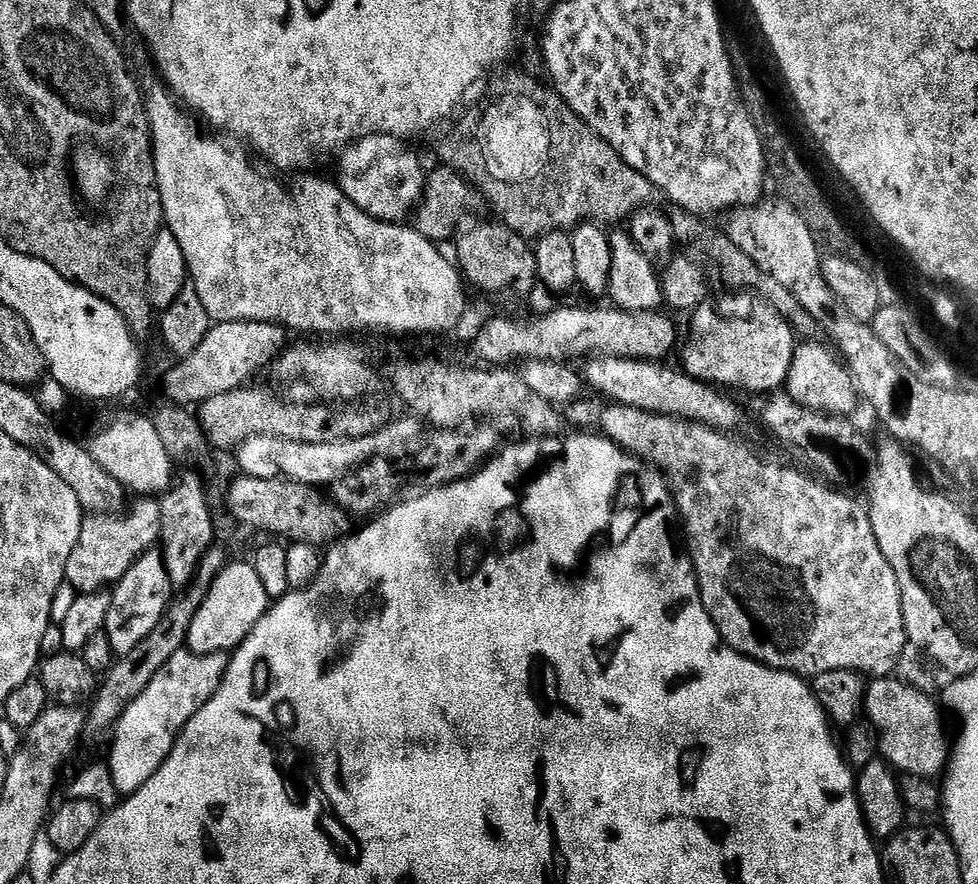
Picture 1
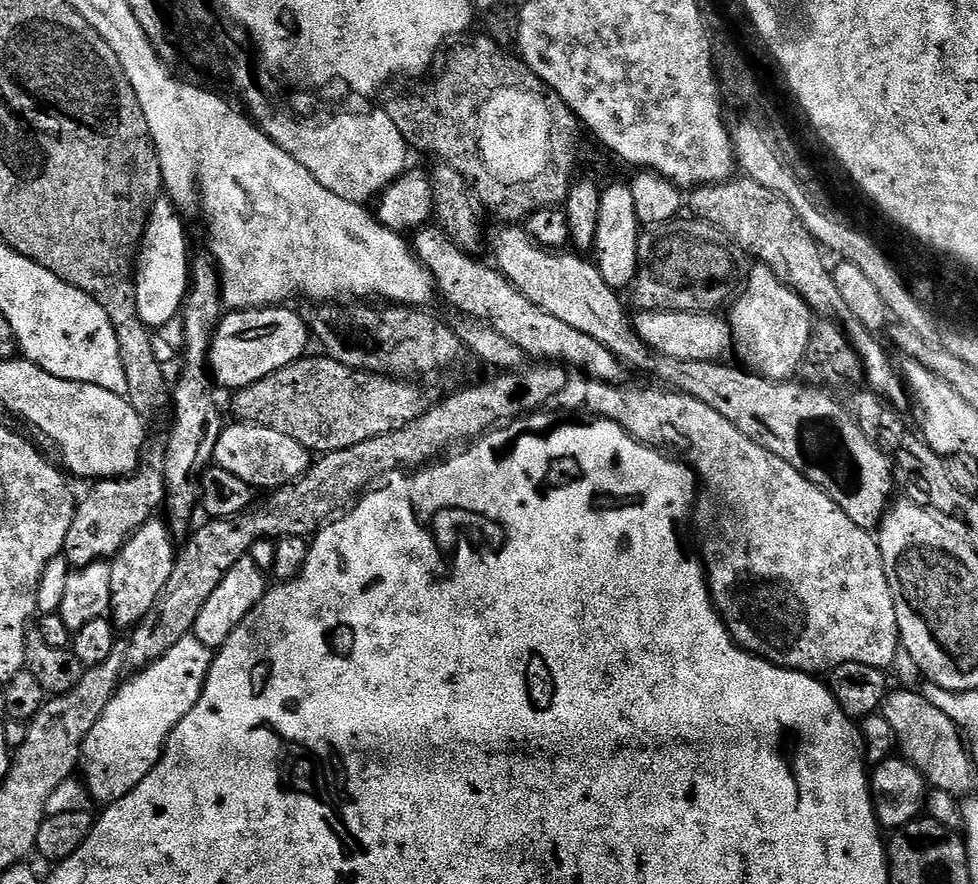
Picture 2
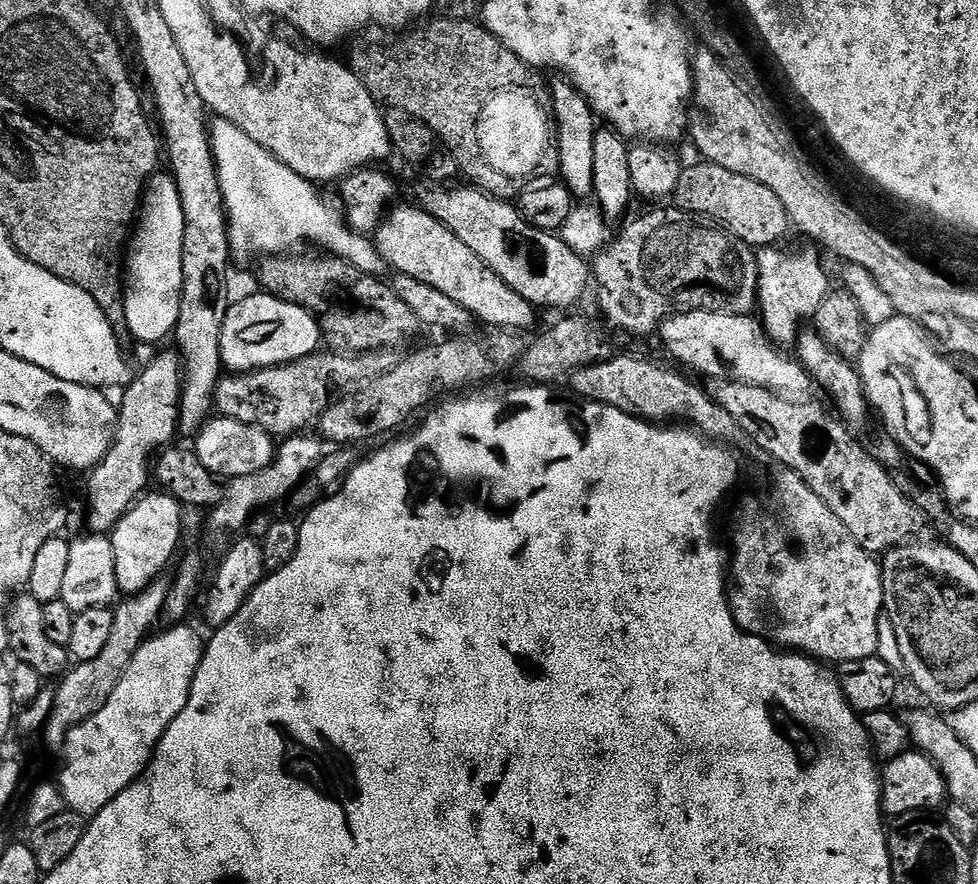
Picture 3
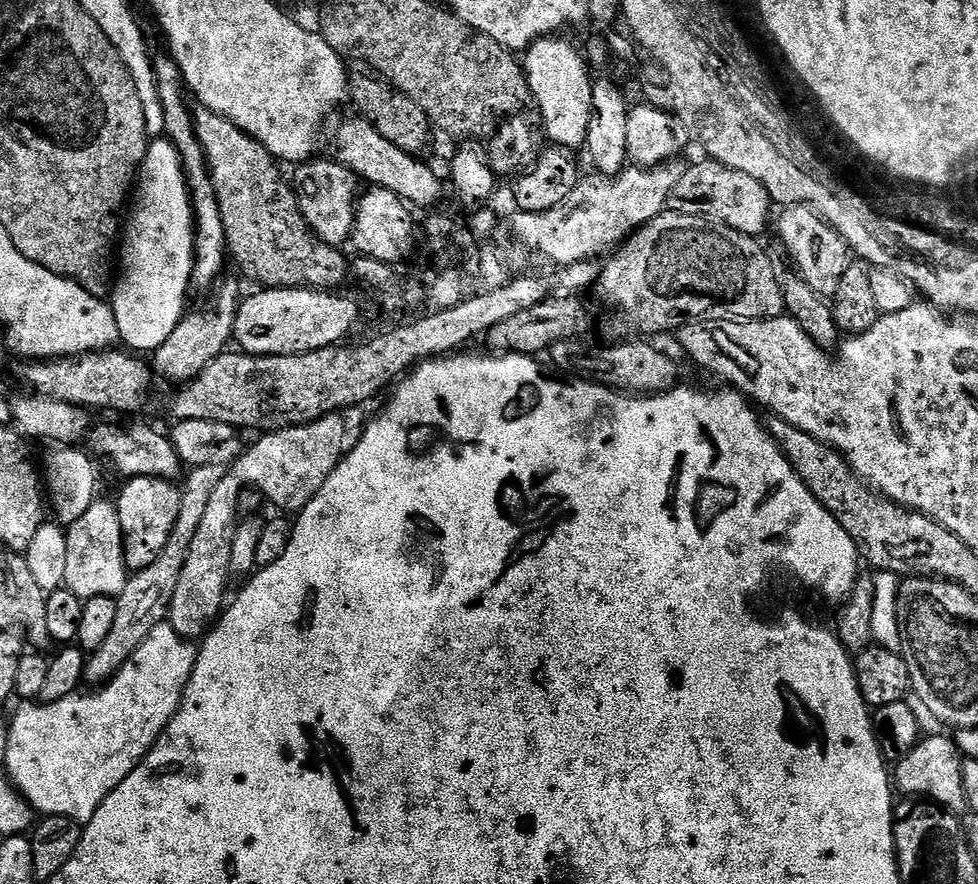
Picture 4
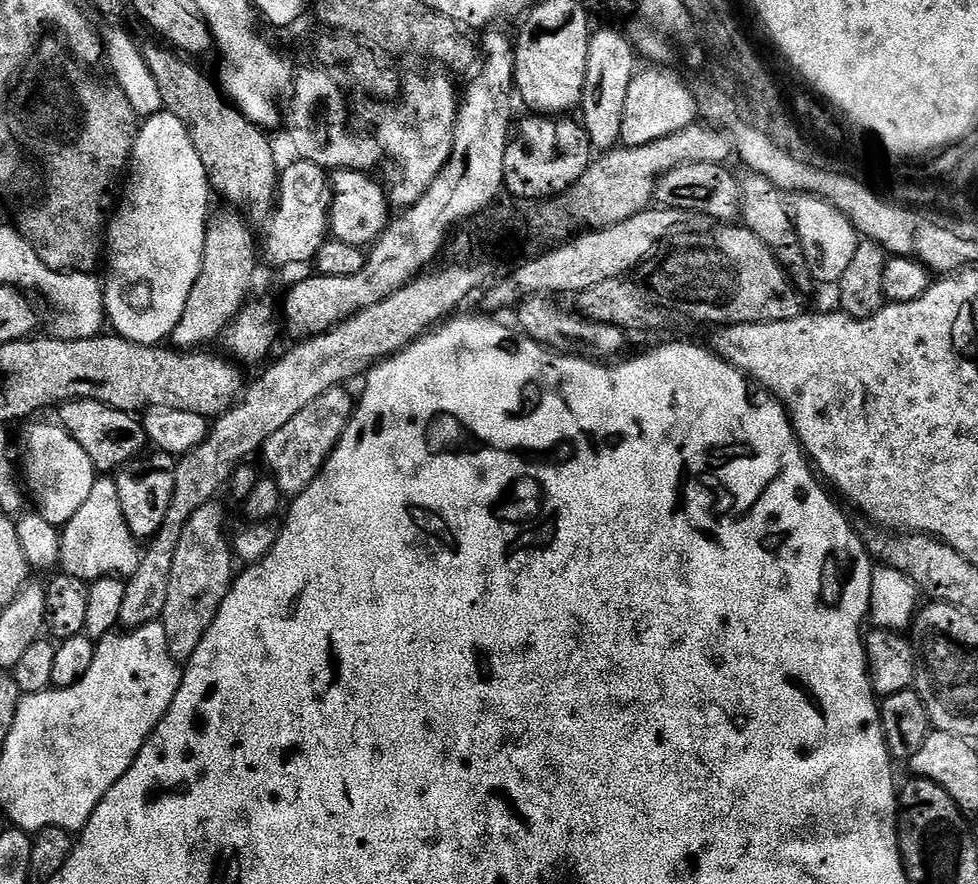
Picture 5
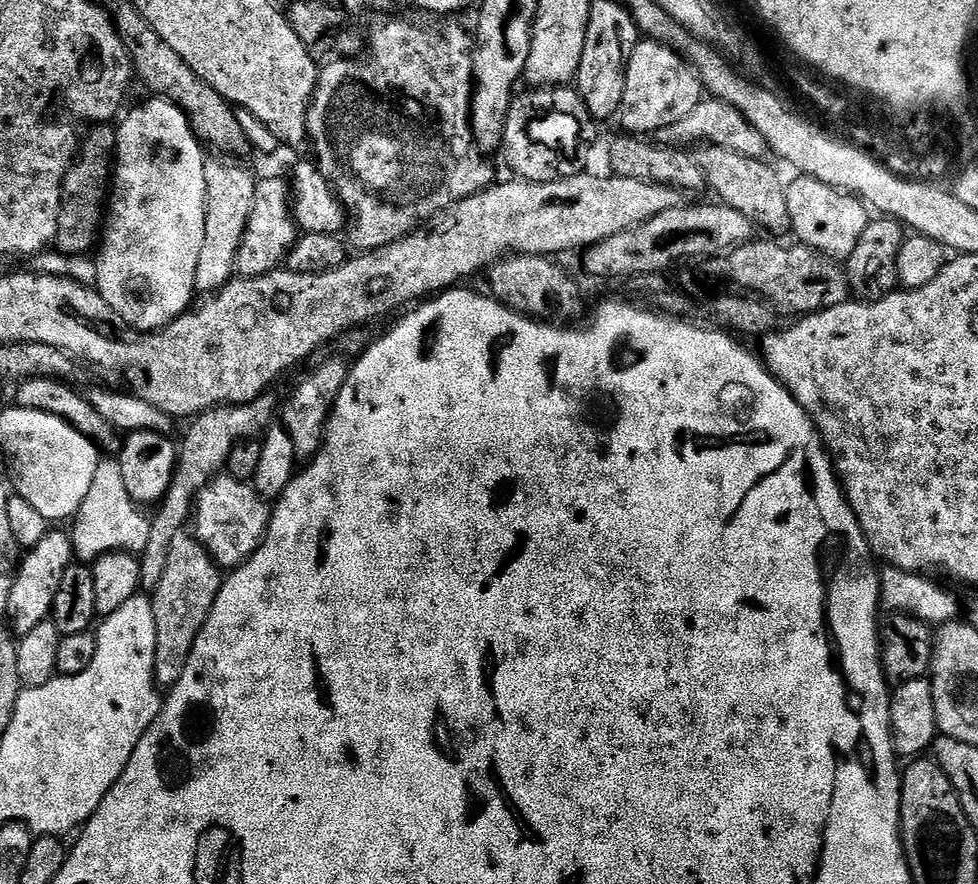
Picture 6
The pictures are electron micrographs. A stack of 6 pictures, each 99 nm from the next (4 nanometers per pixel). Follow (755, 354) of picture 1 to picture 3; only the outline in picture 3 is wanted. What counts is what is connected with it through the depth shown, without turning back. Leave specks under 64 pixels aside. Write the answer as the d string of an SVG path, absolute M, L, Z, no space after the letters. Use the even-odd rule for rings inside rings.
M769 246L756 252L760 271L758 316L764 325L764 331L777 346L795 345L802 325L815 317L818 306L822 306L824 297L830 291L828 272L824 269L819 254L815 252L817 249L808 247L810 248L800 248L797 252L783 252L783 247Z

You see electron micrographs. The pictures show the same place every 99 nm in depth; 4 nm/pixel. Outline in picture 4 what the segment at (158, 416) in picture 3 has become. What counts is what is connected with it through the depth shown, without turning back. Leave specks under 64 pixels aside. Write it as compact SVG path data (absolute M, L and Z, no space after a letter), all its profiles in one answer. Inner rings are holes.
M227 280L211 293L212 308L204 308L201 312L189 311L178 322L178 326L174 326L170 338L166 338L166 342L162 342L162 346L151 353L150 367L157 377L165 376L166 379L173 380L173 385L176 386L193 380L233 343L232 331L236 312L240 309L242 291L234 281Z

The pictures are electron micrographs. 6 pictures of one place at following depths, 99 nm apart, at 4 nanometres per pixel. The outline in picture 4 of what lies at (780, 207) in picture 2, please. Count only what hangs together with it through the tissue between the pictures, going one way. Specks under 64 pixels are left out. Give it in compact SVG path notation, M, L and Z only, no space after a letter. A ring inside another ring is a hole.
M707 158L701 161L701 164L693 163L686 174L678 178L678 186L674 186L668 196L667 207L678 214L704 216L708 220L715 220L717 224L729 224L747 236L763 237L768 215L774 209L766 186L750 178L750 174L742 174L742 170L730 170L730 166L722 166L718 161Z

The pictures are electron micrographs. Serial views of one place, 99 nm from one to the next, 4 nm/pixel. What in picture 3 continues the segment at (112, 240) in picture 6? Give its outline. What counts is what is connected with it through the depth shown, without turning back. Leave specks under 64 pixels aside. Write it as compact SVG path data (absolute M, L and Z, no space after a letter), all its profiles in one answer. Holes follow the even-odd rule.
M157 171L148 181L138 213L138 223L126 249L124 305L131 339L156 344L173 335L178 322L182 278L182 234L184 215L178 186L167 171Z

